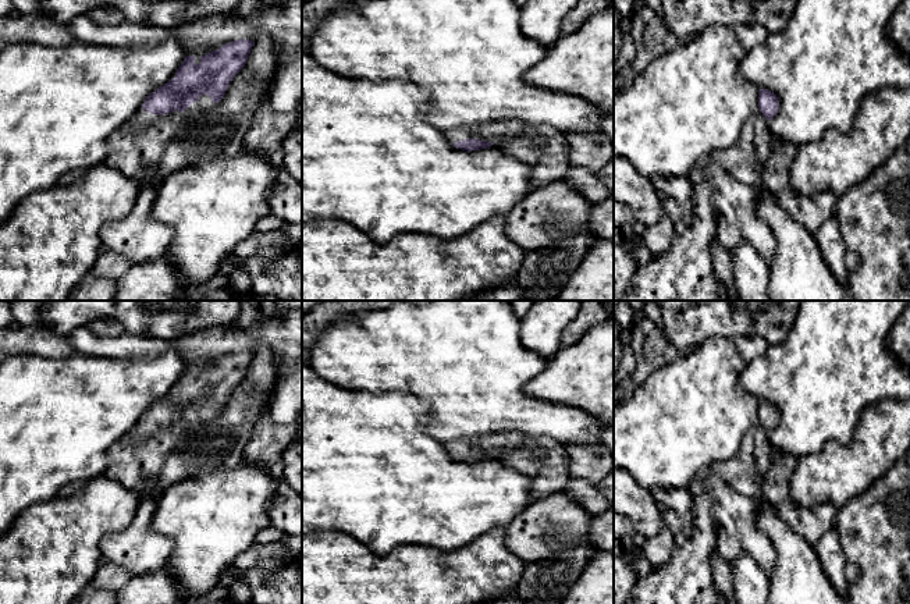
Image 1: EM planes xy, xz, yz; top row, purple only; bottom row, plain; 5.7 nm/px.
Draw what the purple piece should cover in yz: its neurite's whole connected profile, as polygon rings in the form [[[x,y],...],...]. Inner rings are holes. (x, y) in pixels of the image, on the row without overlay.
[[[758,402],[758,423],[744,436],[740,451],[732,458],[711,465],[712,472],[735,491],[760,498],[764,476],[771,466],[772,445],[768,433],[779,420],[779,409],[768,402]]]

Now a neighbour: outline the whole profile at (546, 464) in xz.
[[[527,440],[523,447],[495,452],[493,459],[529,479],[533,502],[562,493],[570,479],[570,458],[559,443]]]

